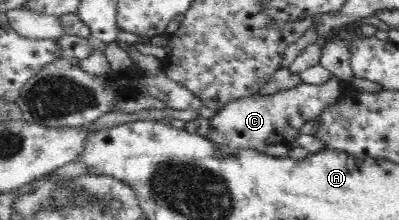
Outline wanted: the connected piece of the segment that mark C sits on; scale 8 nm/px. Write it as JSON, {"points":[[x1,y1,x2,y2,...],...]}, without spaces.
{"points":[[330,75,324,84,300,83,297,87,272,96,260,96,256,93,238,98,216,111,212,117,212,130,205,136,213,140,225,153,234,153,244,147,264,153,272,144,281,144,292,149,297,146,295,138,300,134,299,128,314,119,323,108,337,99,339,93,342,92,340,82,341,80,336,75]]}

